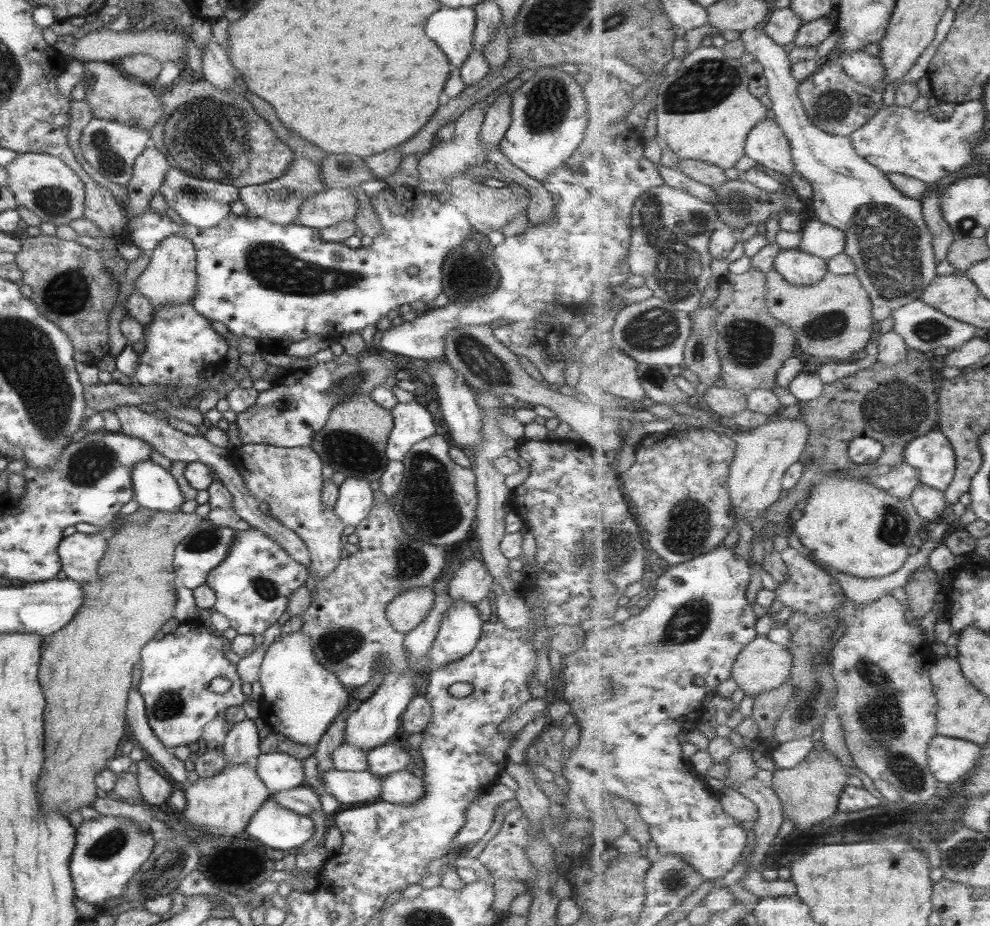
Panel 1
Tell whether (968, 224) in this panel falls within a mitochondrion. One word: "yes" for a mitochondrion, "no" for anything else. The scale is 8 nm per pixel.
yes

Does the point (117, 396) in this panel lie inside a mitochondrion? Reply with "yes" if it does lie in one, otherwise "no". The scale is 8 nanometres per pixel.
no

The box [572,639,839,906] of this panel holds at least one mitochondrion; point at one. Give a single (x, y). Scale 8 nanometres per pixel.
(808, 709)

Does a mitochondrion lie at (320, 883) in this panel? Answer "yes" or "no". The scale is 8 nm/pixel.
no

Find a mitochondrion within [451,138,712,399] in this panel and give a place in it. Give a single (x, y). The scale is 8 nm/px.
(674, 239)

